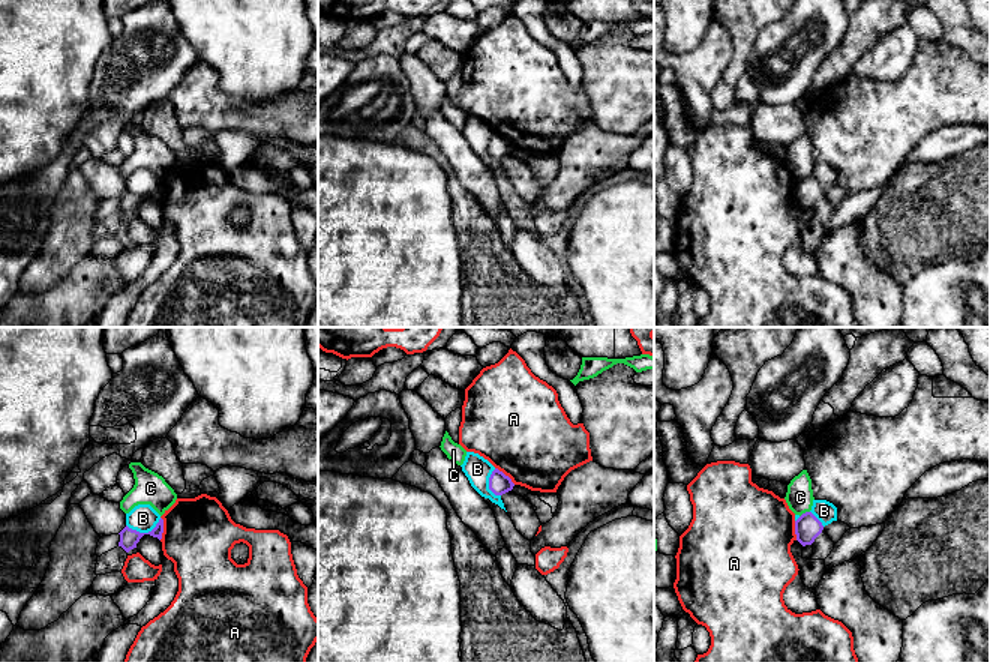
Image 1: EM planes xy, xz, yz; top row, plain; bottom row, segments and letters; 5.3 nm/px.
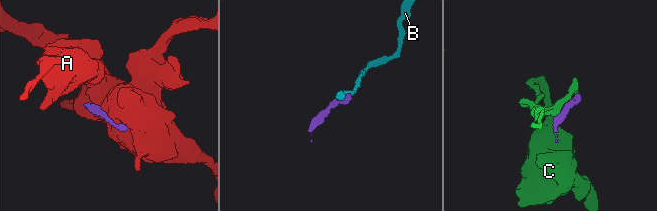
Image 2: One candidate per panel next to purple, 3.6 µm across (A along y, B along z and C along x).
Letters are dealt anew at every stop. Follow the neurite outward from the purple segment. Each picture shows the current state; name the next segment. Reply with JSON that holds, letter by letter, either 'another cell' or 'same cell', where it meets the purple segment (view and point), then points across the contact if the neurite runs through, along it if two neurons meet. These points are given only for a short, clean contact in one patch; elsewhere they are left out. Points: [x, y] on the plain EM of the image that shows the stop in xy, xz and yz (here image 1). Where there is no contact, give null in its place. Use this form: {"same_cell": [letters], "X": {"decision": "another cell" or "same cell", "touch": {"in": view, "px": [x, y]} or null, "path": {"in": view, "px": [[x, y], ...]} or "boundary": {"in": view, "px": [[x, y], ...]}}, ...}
{"same_cell": [], "A": {"decision": "another cell", "touch": {"in": "xy", "px": [162, 192]}}, "B": {"decision": "another cell", "touch": {"in": "xy", "px": [144, 197]}, "boundary": {"in": "xy", "px": [[161, 182], [147, 195], [137, 195], [126, 189]]}}, "C": {"decision": "another cell", "touch": {"in": "yz", "px": [806, 176]}}}

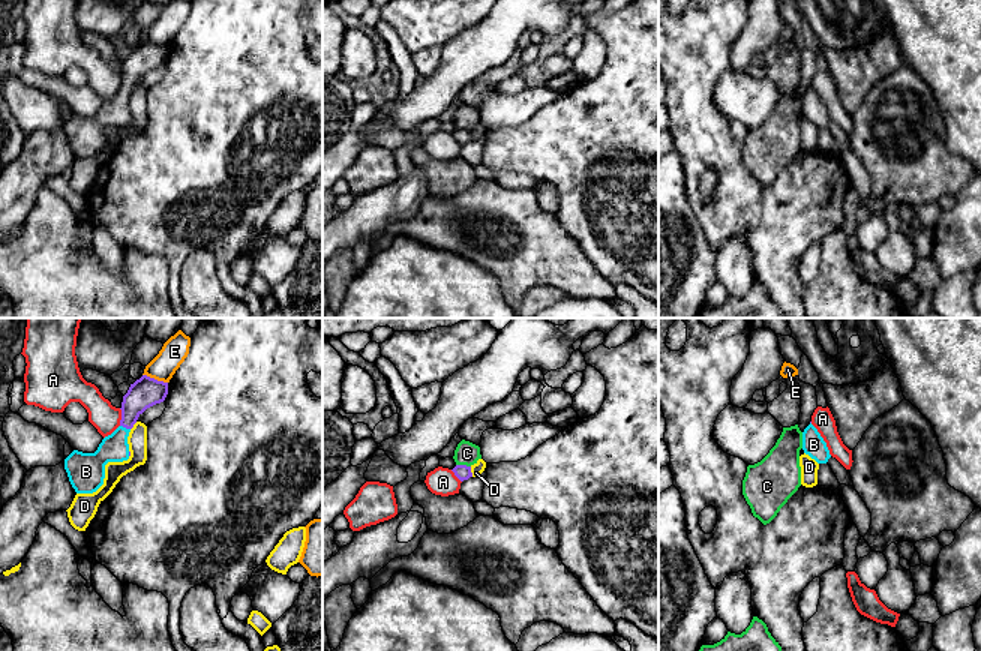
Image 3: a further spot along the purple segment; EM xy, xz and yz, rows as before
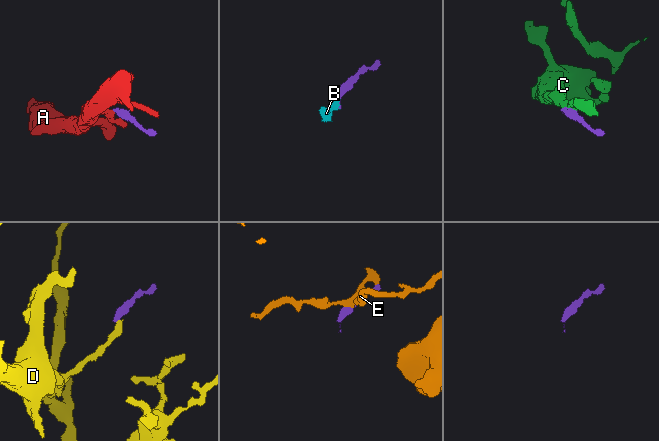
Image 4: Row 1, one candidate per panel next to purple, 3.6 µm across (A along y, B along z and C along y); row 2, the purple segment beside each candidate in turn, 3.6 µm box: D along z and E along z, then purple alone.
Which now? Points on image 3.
{"same_cell": ["B"], "A": {"decision": "another cell", "touch": {"in": "xy", "px": [122, 81]}, "boundary": {"in": "xy", "px": [[119, 72], [120, 89]]}}, "B": {"decision": "same cell", "touch": {"in": "xy", "px": [125, 90]}, "path": {"in": "xy", "px": [[146, 56], [132, 69], [125, 90], [114, 111]]}}, "C": {"decision": "another cell", "touch": {"in": "xz", "px": [464, 129]}, "boundary": {"in": "xz", "px": [[456, 128], [470, 131]]}}, "D": {"decision": "another cell", "touch": {"in": "xz", "px": [470, 135]}, "boundary": {"in": "xz", "px": [[470, 131], [473, 140]]}}, "E": {"decision": "another cell", "touch": {"in": "xy", "px": [153, 42]}}}

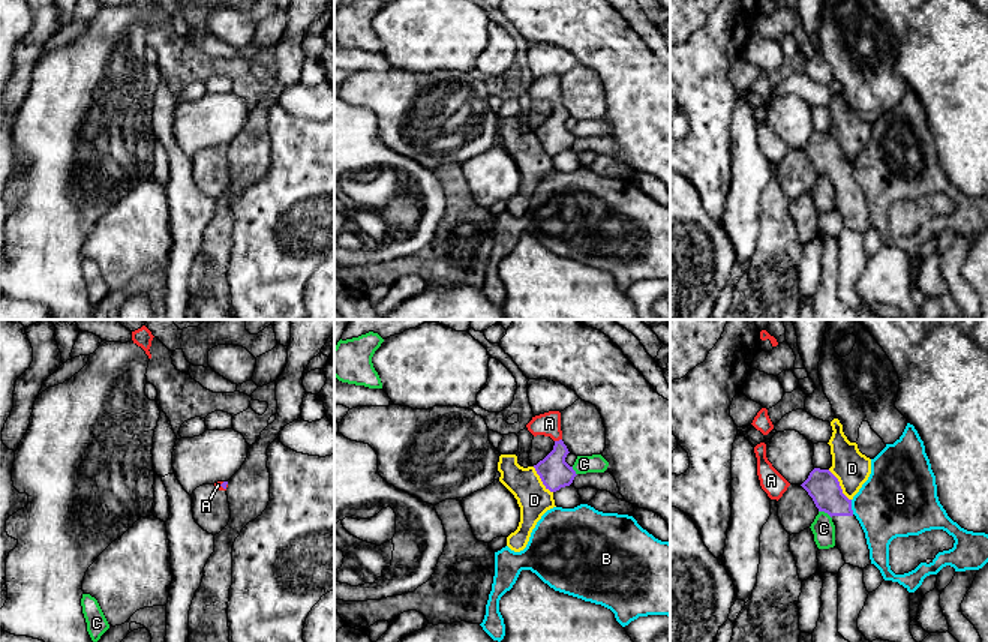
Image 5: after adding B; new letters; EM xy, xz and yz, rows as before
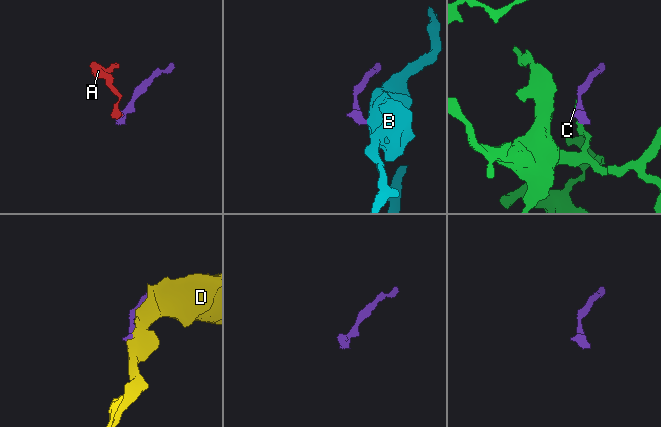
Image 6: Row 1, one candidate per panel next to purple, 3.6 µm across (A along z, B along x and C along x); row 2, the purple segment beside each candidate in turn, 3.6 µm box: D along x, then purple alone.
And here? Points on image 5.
{"same_cell": ["A"], "A": {"decision": "same cell", "touch": {"in": "xz", "px": [559, 104]}, "path": {"in": "xz", "px": [[555, 137], [559, 104], [549, 87]]}}, "B": {"decision": "another cell", "touch": {"in": "yz", "px": [850, 171]}}, "C": {"decision": "another cell", "touch": {"in": "yz", "px": [825, 176]}, "boundary": {"in": "yz", "px": [[819, 174], [823, 174], [831, 182]]}}, "D": {"decision": "another cell", "touch": {"in": "yz", "px": [838, 149]}, "boundary": {"in": "yz", "px": [[828, 134], [850, 164]]}}}

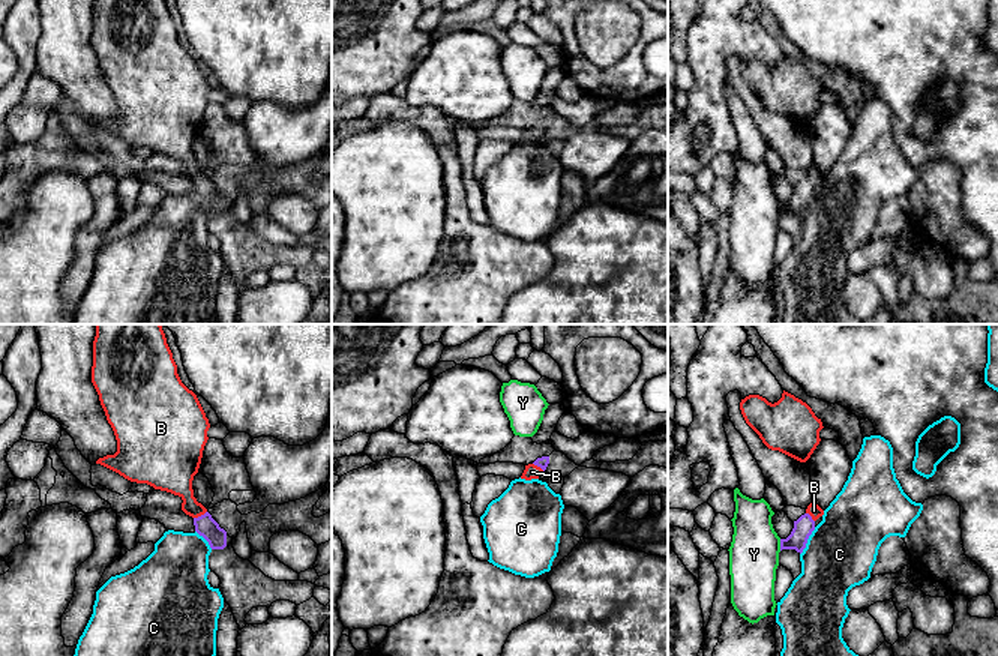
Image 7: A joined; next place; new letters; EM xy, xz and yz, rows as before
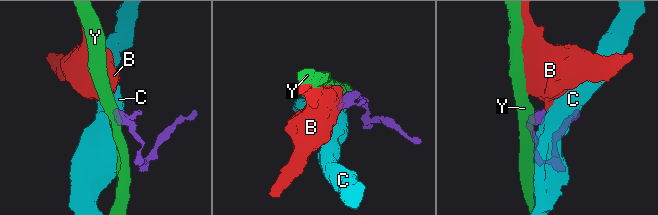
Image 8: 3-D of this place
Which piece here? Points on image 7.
{"same_cell": ["B"], "B": {"decision": "same cell", "touch": {"in": "xy", "px": [201, 179]}, "path": {"in": "xy", "px": [[206, 189], [201, 179], [189, 167], [176, 140]]}}, "C": {"decision": "another cell", "touch": {"in": "yz", "px": [806, 204]}, "boundary": {"in": "yz", "px": [[815, 191], [800, 218]]}}, "Y": {"decision": "another cell", "touch": {"in": "yz", "px": [781, 209]}, "boundary": {"in": "yz", "px": [[779, 203], [781, 213]]}}}

